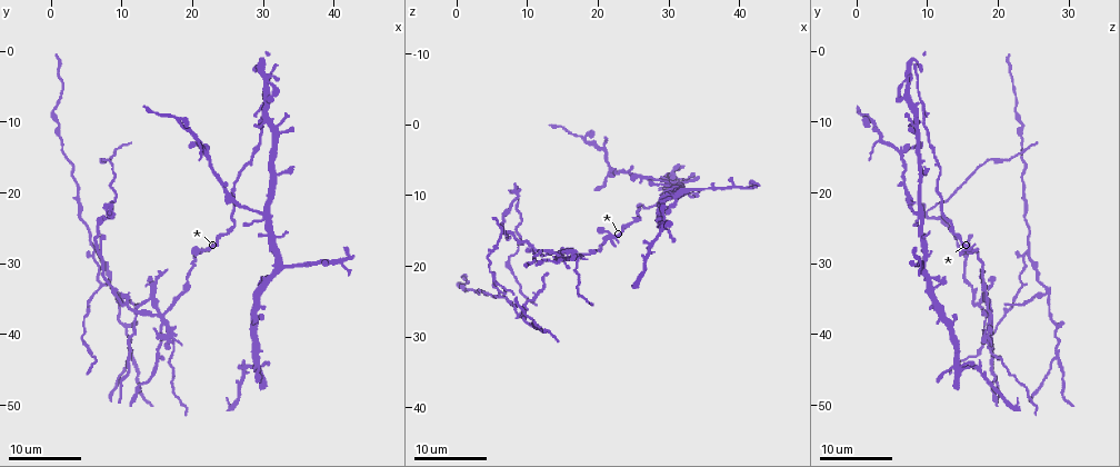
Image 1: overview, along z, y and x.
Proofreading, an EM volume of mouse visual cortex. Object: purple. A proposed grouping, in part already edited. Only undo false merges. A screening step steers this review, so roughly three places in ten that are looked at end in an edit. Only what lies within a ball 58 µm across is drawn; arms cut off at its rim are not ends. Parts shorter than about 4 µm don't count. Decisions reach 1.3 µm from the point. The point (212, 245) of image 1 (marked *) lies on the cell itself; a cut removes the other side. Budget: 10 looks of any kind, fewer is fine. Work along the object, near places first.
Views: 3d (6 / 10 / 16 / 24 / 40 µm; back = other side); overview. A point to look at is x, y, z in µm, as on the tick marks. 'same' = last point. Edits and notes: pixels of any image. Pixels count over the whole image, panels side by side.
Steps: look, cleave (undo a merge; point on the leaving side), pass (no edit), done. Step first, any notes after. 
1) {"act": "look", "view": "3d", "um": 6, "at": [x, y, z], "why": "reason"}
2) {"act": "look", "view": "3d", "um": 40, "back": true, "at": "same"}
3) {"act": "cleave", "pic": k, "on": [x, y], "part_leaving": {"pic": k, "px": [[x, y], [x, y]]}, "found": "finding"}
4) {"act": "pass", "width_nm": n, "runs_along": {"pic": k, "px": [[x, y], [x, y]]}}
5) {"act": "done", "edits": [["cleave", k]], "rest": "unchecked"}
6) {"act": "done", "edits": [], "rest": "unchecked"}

{"act": "look", "view": "3d", "um": 16, "at": [33.0, 30.5, 9.0]}

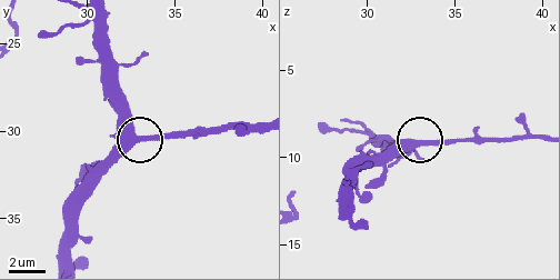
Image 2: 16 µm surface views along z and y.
{"act": "look", "view": "3d", "um": 10, "at": [33.2, 30.5, 9.1], "why": "zoom in"}

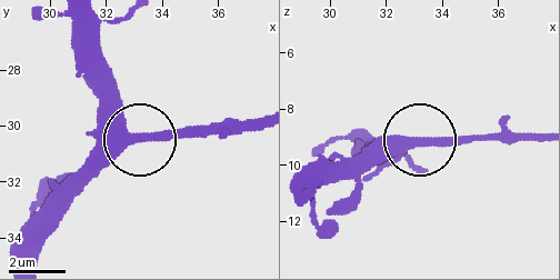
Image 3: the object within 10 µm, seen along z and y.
{"act": "look", "view": "3d", "um": 10, "back": true, "at": [33.1, 30.4, 9.1]}

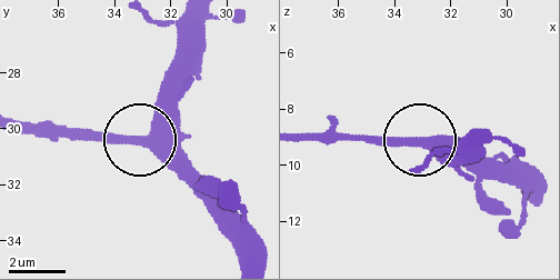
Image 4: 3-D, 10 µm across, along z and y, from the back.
{"act": "pass", "width_nm": 380, "found": "one cell here"}

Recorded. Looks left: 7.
{"act": "look", "view": "3d", "um": 16, "at": [30.0, 23.0, 8.5], "why": "three arms meet"}

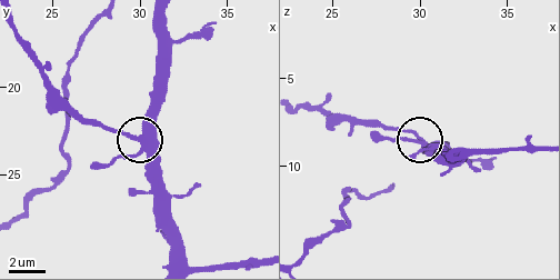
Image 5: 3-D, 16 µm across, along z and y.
{"act": "look", "view": "3d", "um": 10, "at": [30.1, 22.9, 8.6]}

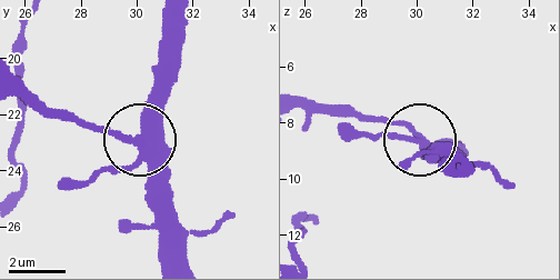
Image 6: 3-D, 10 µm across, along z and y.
{"act": "pass", "runs_along": {"pic": 6, "px": [[168, 21], [168, 93], [153, 122], [132, 137], [77, 117]]}, "found": "continuous, no second cell"}

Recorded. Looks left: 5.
{"act": "look", "view": "3d", "um": 16, "at": [21.5, 14.0, 6.0], "why": "four-way junction"}

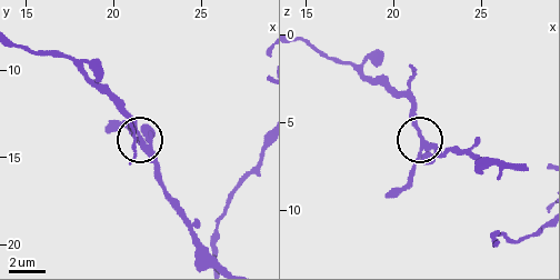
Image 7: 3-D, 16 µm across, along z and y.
{"act": "look", "view": "3d", "um": 10, "at": [21.8, 14.1, 6.4], "why": "zoom in"}

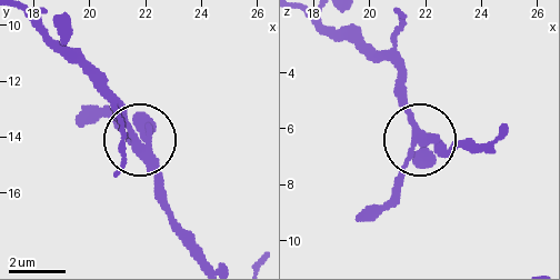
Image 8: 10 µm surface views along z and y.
{"act": "look", "view": "3d", "um": 10, "back": true, "at": [21.7, 14.3, 6.3]}

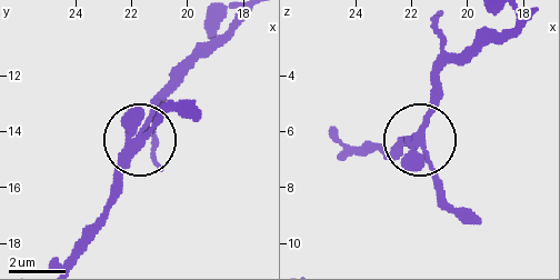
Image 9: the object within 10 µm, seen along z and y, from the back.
{"act": "pass", "arms": 4, "found": "all the same cell"}

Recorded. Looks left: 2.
{"act": "look", "view": "3d", "um": 16, "at": [6.0, 28.0, 24.5], "why": "four or more arms meet"}

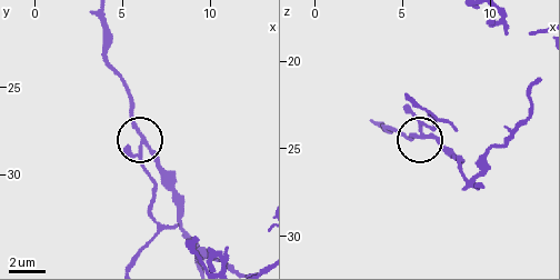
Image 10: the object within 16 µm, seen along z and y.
{"act": "look", "view": "3d", "um": 6, "at": [6.1, 28.2, 24.3]}

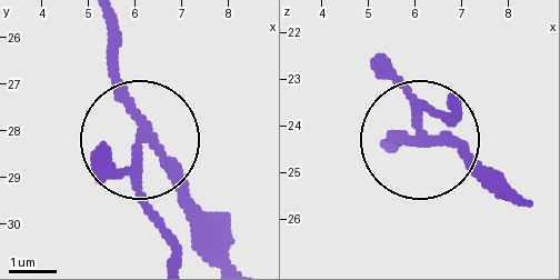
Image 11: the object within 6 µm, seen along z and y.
{"act": "cleave", "pic": 11, "on": [139, 200], "arms": 4, "part_leaving": {"pic": 11, "px": [[136, 141], [136, 186], [171, 257]]}, "found": "two cells meet here"}

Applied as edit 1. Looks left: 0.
{"act": "done", "edits": [["cleave", 11]], "rest": "unchecked"}

